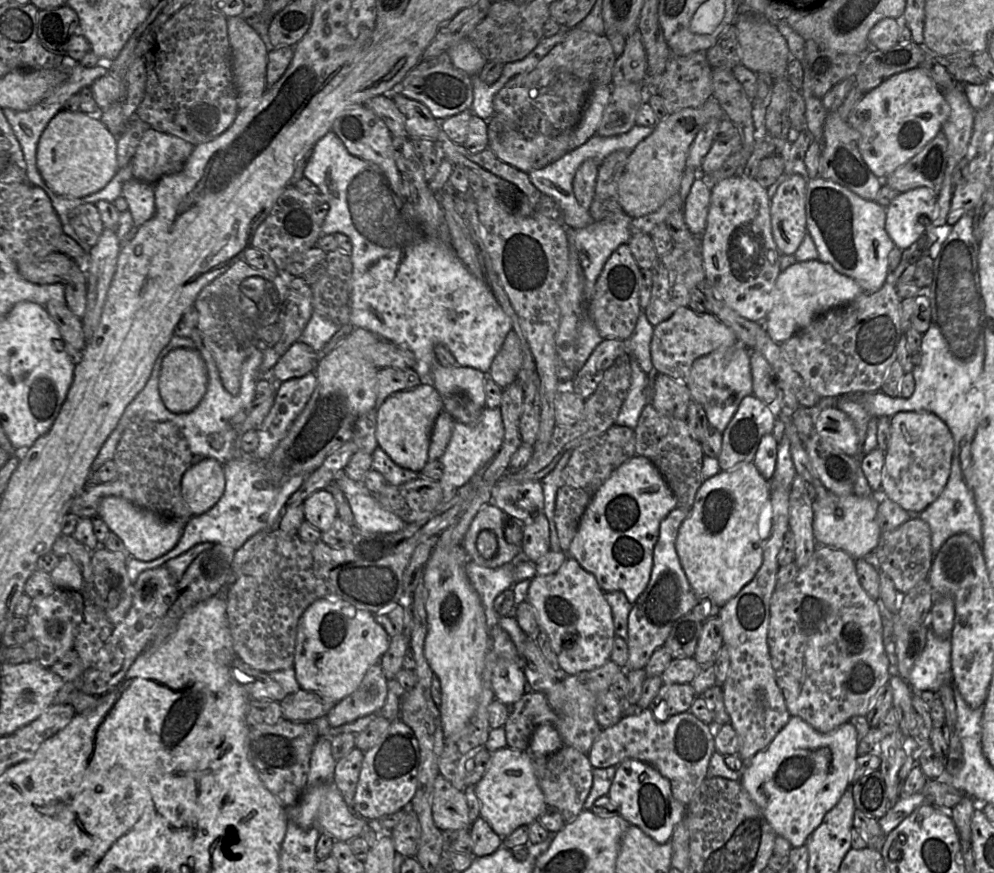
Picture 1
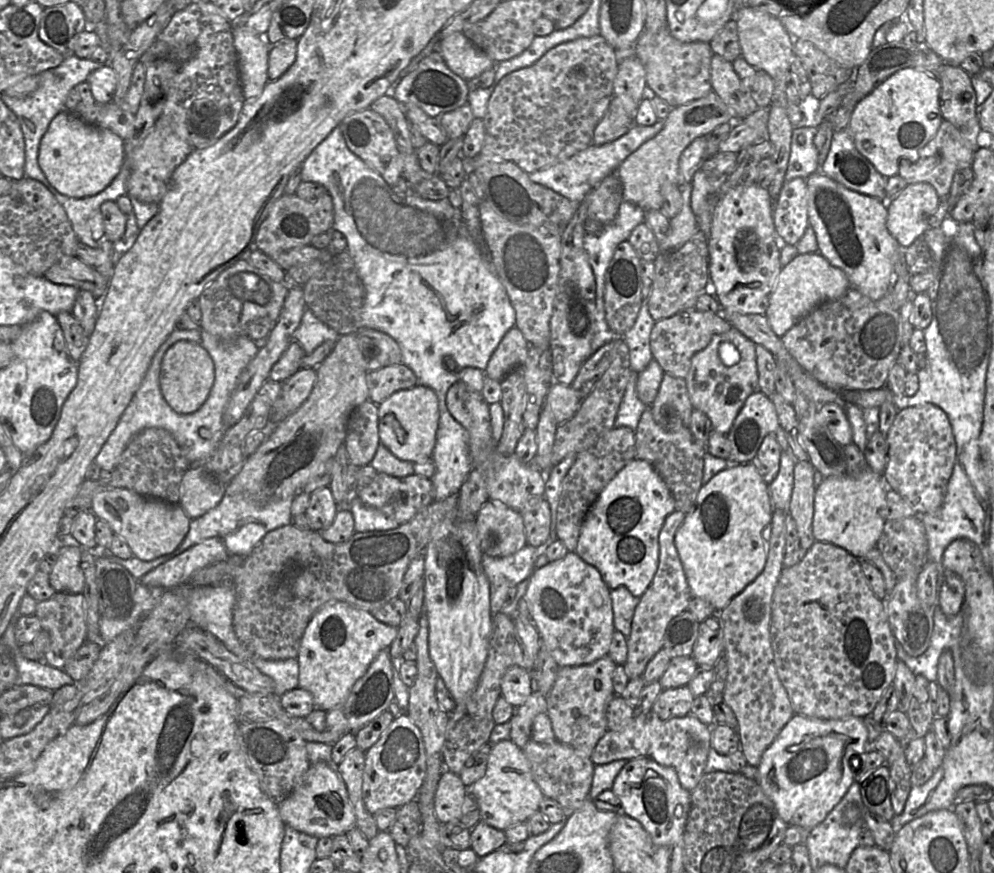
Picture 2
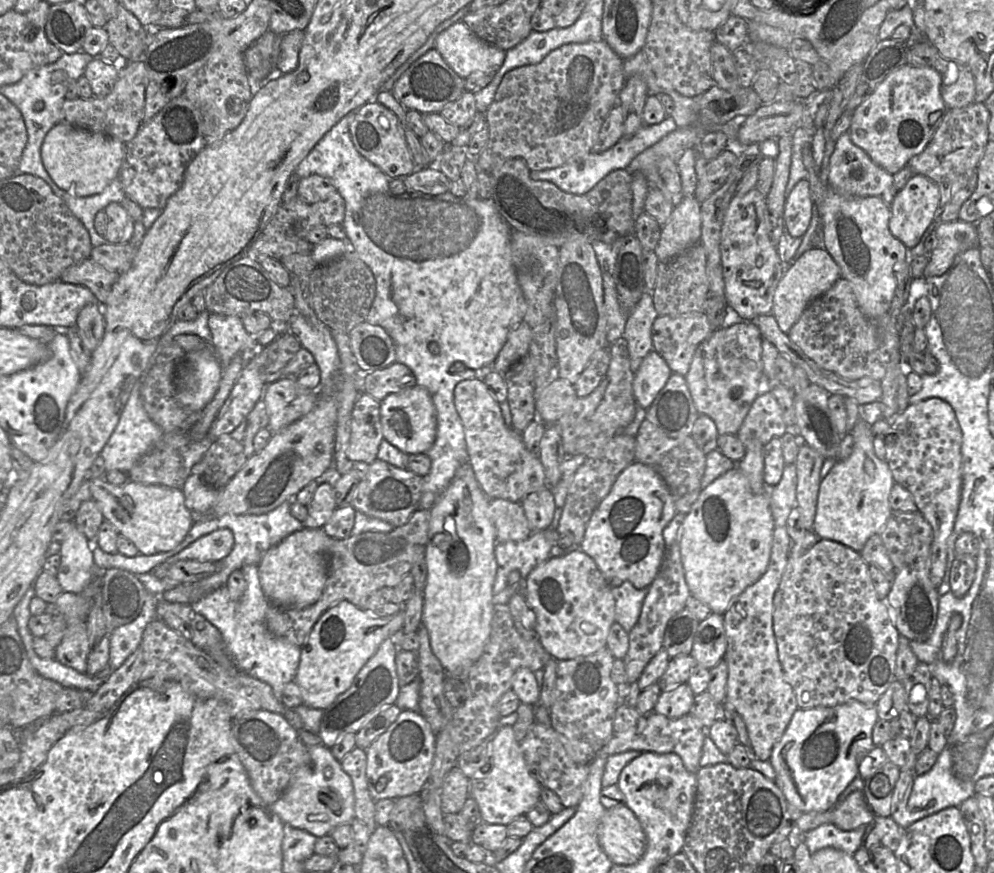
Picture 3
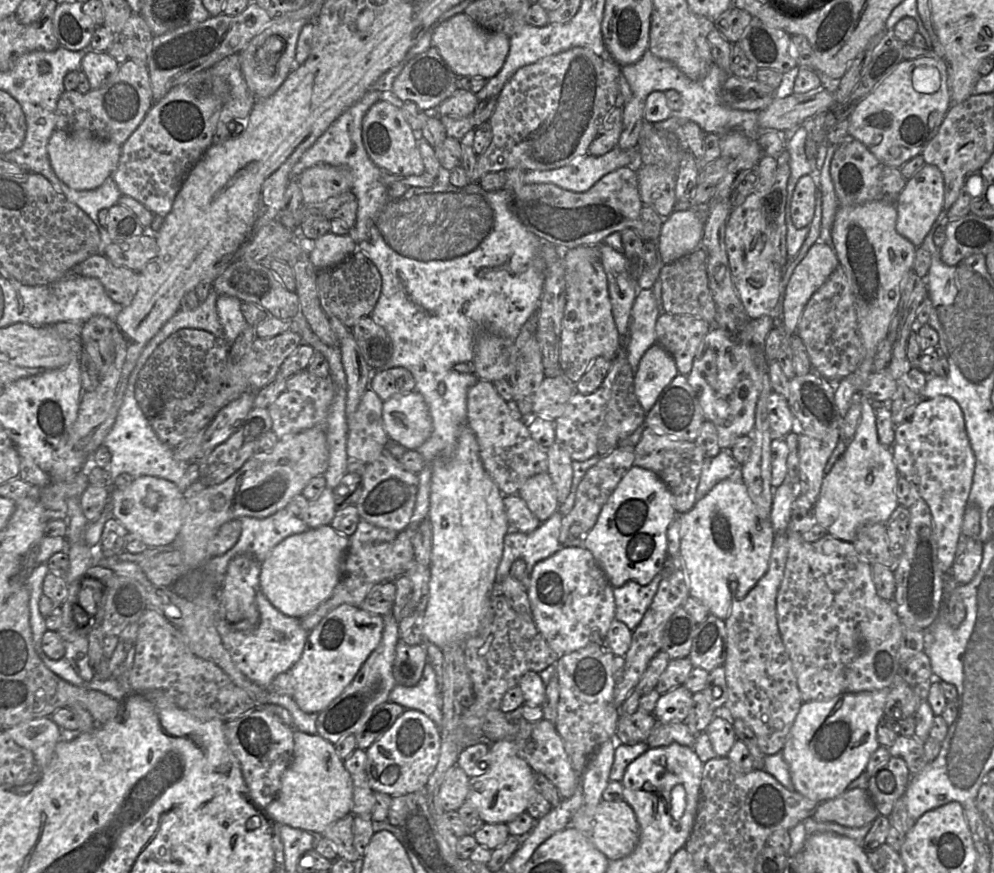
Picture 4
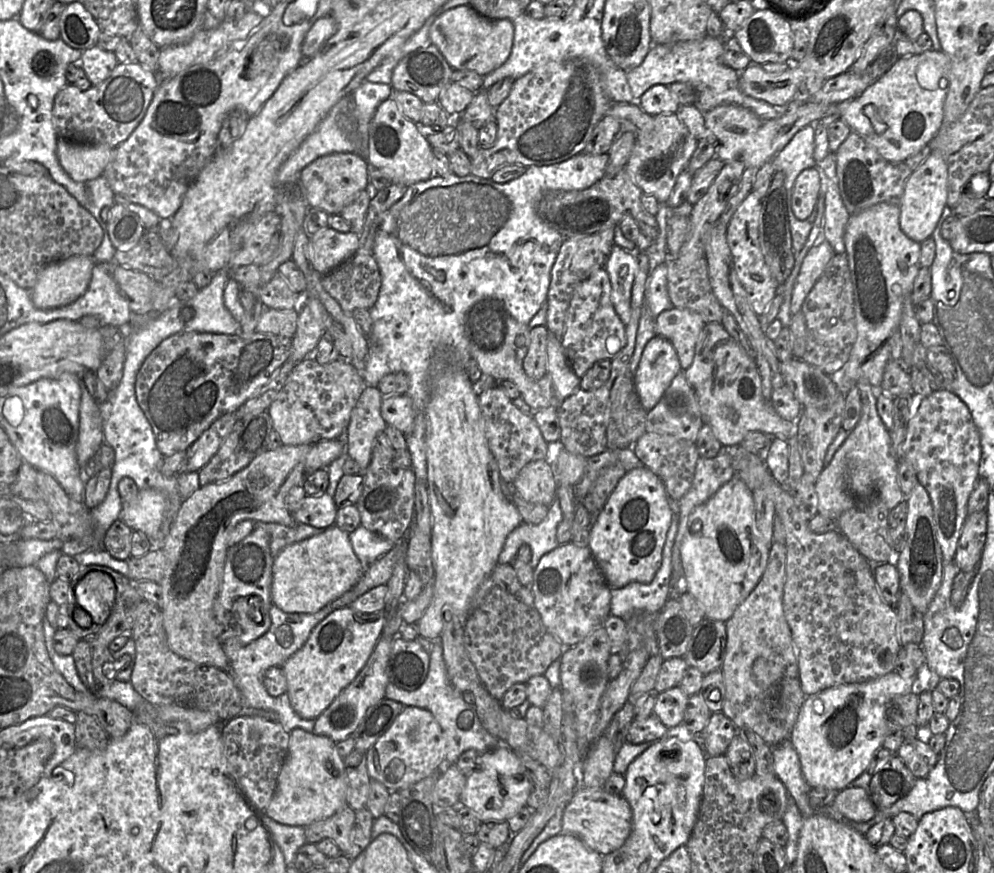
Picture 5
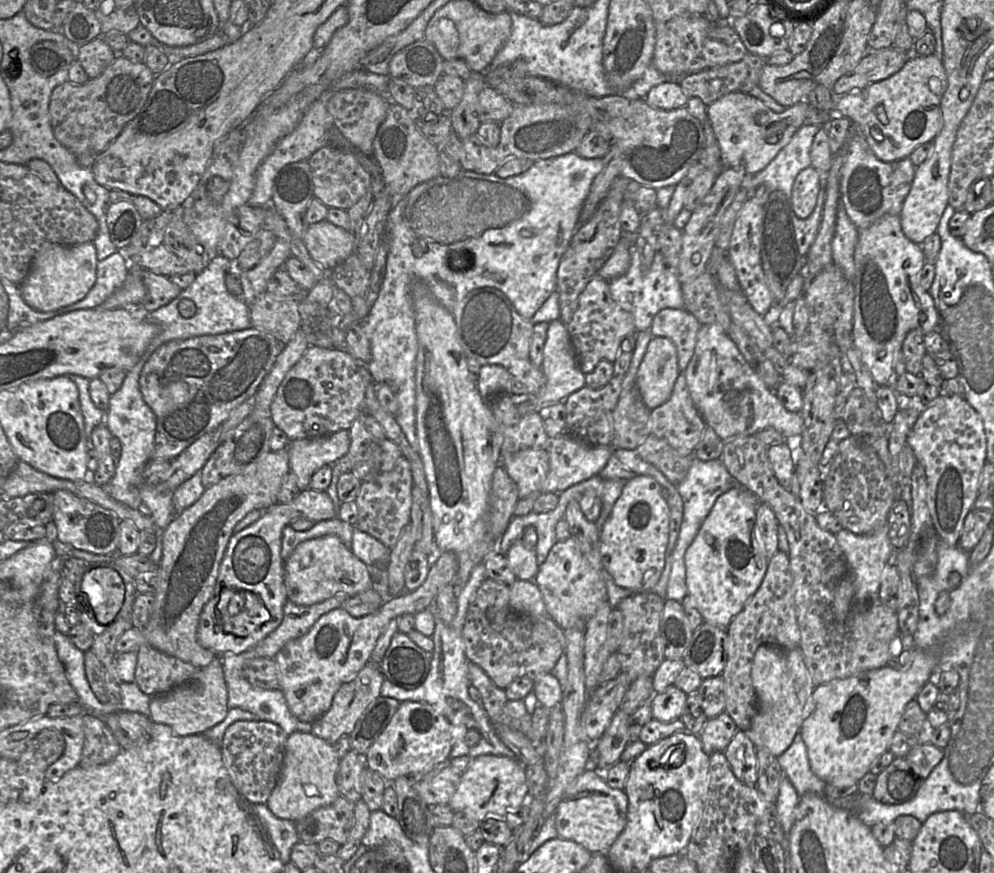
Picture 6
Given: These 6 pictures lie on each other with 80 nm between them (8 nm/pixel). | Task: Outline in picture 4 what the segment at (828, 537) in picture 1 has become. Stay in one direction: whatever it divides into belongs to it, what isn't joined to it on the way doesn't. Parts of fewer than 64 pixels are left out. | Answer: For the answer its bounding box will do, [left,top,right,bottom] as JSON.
[814,396,899,543]

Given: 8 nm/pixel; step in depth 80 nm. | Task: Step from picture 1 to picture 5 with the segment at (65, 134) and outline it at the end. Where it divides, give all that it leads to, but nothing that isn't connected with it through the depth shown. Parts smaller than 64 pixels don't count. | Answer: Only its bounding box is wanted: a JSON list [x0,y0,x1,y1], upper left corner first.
[57,139,115,182]

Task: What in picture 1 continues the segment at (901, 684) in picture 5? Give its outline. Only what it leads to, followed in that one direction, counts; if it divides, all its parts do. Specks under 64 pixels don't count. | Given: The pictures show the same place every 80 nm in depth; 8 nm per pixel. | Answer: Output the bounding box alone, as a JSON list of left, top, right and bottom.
[740,716,858,848]

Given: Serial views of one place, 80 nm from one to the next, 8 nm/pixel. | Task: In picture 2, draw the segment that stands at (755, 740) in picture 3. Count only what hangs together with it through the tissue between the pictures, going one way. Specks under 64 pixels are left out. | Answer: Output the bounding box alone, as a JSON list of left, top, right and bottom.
[719,509,794,767]

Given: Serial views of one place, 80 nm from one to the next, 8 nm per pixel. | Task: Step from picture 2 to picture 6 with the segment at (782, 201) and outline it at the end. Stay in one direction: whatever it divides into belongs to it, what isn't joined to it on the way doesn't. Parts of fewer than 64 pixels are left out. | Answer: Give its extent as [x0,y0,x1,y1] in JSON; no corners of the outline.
[792,167,821,219]

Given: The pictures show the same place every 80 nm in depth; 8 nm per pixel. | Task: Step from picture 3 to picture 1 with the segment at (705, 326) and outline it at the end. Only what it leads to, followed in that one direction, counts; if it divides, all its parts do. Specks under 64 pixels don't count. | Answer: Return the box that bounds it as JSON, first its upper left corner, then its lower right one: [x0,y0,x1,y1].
[651,308,738,384]

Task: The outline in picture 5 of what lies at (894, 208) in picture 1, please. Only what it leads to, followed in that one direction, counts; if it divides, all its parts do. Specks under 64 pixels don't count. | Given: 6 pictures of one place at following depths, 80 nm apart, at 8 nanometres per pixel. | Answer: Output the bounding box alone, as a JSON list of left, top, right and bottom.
[899,151,948,243]

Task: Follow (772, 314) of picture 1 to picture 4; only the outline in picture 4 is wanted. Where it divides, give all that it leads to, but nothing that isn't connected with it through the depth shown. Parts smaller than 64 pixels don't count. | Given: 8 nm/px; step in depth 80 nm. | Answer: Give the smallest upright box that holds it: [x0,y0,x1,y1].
[781,240,838,335]

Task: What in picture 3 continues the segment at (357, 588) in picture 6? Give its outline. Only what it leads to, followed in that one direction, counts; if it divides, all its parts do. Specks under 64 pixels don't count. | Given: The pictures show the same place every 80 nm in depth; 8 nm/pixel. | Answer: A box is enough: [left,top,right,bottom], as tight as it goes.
[257,528,334,609]

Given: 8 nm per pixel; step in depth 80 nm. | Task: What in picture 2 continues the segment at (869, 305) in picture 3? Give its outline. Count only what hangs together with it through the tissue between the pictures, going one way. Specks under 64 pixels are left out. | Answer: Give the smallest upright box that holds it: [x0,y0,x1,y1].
[806,172,902,300]

